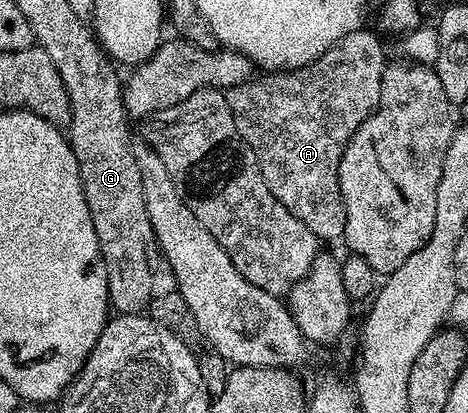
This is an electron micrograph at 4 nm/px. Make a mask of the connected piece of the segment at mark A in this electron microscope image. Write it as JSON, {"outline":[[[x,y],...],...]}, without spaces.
{"outline":[[[361,28],[301,70],[268,72],[227,91],[234,124],[256,153],[270,192],[321,240],[343,239],[346,208],[338,168],[346,144],[380,102],[385,65],[379,36]]]}

